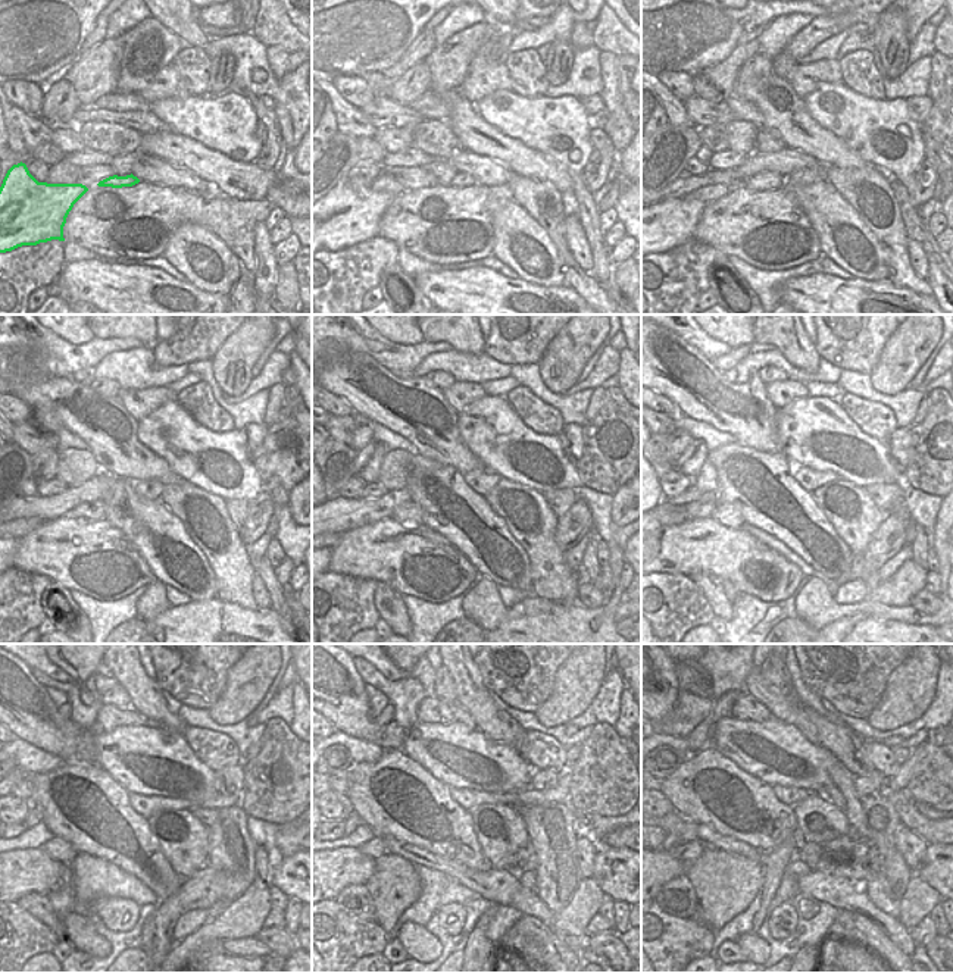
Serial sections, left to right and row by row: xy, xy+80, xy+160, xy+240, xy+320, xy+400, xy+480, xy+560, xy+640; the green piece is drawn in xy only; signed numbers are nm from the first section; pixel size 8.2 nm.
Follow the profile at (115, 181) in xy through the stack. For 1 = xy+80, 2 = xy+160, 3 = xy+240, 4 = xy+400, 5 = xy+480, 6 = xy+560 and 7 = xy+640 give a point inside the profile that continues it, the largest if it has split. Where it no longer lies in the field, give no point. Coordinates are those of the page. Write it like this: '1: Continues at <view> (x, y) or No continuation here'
1: Continues at xy+80 (461, 180)
2: Continues at xy+160 (800, 178)
3: Continues at xy+240 (152, 490)
4: Continues at xy+400 (809, 479)
5: Continues at xy+480 (146, 806)
6: Continues at xy+560 (468, 798)
7: Continues at xy+640 (790, 795)

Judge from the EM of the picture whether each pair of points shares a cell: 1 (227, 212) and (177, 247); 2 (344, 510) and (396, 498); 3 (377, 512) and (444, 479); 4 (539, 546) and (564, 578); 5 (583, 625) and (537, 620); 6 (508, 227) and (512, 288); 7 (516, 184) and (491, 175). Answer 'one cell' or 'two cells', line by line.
1: two cells
2: one cell
3: two cells
4: one cell
5: one cell
6: two cells
7: two cells

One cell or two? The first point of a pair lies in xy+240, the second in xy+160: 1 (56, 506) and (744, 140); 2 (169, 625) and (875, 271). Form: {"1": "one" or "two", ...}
{"1": "two", "2": "two"}

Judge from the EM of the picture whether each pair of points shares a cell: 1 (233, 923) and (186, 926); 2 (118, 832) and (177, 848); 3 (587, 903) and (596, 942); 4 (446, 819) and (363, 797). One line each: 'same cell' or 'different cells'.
1: different cells
2: different cells
3: different cells
4: same cell

